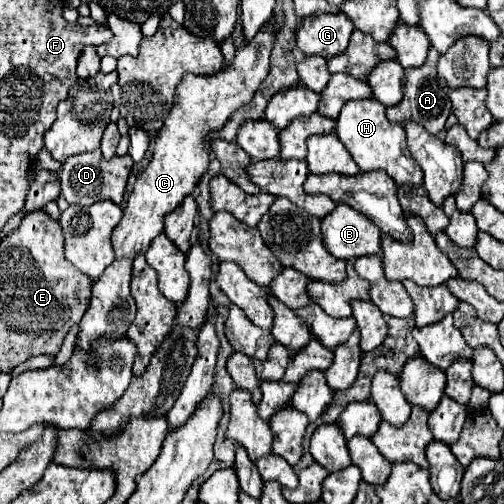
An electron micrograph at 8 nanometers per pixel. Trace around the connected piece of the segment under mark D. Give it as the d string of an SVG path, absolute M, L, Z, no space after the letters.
M100 148L92 150L92 152L82 152L82 154L70 156L64 160L62 174L60 174L62 196L68 200L68 204L80 204L80 206L90 206L90 204L94 204L98 200L106 200L106 198L120 204L132 164L134 164L134 160L130 158L130 154L114 156L114 158L106 160L102 156Z

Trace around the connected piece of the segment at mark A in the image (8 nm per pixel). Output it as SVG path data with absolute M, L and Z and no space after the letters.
M430 48L430 54L428 54L428 60L426 60L424 66L414 68L414 70L406 70L406 86L404 86L402 102L396 104L396 106L390 106L386 110L386 116L390 118L390 122L404 124L408 120L414 120L414 122L422 124L430 134L438 134L438 132L444 130L446 118L452 110L452 104L450 104L450 98L448 98L450 88L446 86L446 80L436 76L438 58L440 58L440 54L434 48Z

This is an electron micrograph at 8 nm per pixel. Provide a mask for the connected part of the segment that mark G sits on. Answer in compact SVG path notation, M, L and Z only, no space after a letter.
M344 12L314 14L314 18L304 18L298 26L296 42L304 54L324 56L330 60L348 48L352 30L354 24Z

